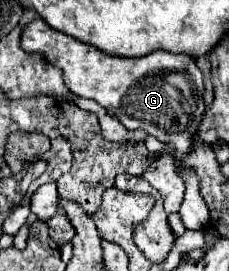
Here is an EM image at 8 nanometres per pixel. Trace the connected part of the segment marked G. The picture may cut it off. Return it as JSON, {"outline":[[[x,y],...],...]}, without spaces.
{"outline":[[[36,18],[32,24],[26,26],[22,34],[22,48],[28,52],[40,52],[50,64],[62,68],[64,84],[72,94],[96,100],[128,130],[142,128],[146,134],[152,134],[160,142],[174,144],[174,162],[178,164],[178,174],[186,184],[184,202],[178,214],[188,230],[202,230],[210,226],[210,210],[200,194],[196,170],[184,164],[184,158],[190,154],[192,136],[202,122],[202,114],[206,110],[202,96],[204,76],[192,56],[172,54],[166,50],[156,50],[140,58],[110,56],[90,44],[84,44],[68,34],[54,30],[42,18]]]}

